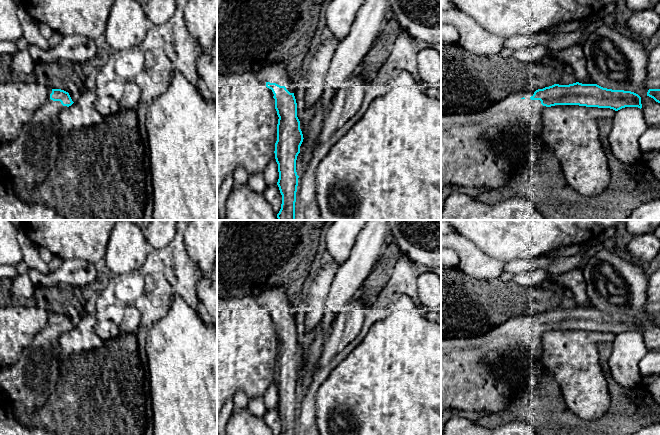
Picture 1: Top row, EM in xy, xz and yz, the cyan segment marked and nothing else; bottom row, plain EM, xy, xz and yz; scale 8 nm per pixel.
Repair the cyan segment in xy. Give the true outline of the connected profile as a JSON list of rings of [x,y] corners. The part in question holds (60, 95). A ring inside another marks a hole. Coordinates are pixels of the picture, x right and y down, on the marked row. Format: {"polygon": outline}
{"polygon": [[[50,89],[47,101],[35,112],[31,120],[24,124],[19,136],[0,146],[0,164],[10,173],[15,182],[31,188],[45,181],[55,166],[60,150],[59,114],[73,103],[68,92]]]}

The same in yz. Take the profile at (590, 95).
{"polygon": [[[576,82],[511,94],[476,113],[441,114],[441,192],[448,185],[498,188],[506,184],[514,172],[533,168],[547,145],[542,138],[542,113],[546,107],[555,105],[610,108],[615,111],[625,107],[642,108],[641,97],[634,92]]]}

